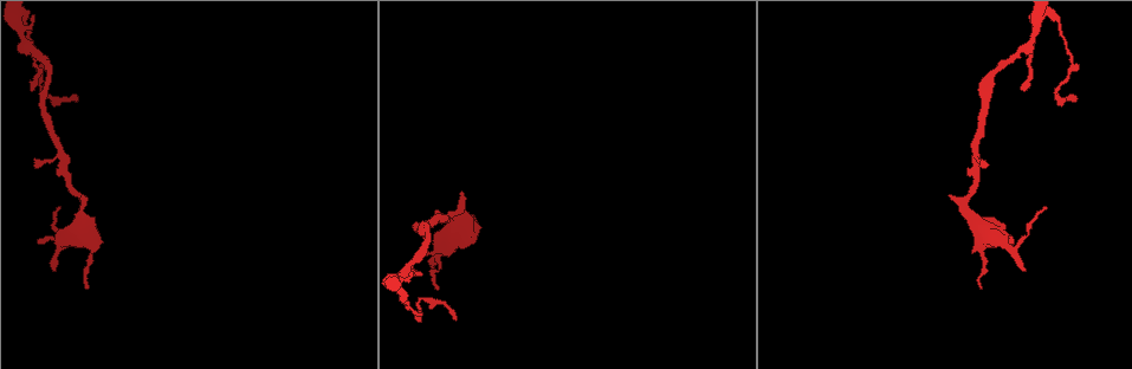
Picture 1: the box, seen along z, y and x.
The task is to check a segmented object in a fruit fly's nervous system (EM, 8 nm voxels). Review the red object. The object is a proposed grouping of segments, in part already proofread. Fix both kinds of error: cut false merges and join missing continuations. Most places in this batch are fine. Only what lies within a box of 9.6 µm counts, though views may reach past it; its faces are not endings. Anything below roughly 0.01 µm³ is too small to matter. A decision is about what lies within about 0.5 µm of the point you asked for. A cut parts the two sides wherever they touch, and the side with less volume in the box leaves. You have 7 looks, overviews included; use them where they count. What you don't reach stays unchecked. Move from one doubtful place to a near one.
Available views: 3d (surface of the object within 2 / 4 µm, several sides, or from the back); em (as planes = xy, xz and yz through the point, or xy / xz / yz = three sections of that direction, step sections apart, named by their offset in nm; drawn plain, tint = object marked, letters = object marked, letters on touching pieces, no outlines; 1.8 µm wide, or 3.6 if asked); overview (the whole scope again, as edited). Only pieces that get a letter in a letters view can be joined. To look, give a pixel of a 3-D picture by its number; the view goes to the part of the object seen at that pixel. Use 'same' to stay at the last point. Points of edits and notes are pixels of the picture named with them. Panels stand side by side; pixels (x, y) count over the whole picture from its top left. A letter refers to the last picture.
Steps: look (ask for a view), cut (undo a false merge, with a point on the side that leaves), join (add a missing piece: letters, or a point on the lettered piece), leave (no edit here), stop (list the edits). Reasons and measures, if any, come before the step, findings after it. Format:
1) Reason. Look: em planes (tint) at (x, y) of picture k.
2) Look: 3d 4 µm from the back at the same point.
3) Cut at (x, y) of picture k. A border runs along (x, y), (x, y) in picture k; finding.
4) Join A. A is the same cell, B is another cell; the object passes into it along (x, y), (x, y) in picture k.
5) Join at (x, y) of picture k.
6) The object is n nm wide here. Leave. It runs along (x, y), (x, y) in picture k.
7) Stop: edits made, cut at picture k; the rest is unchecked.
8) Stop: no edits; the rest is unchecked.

Look: 3d 2 µm at (1011, 239) of picture 1.

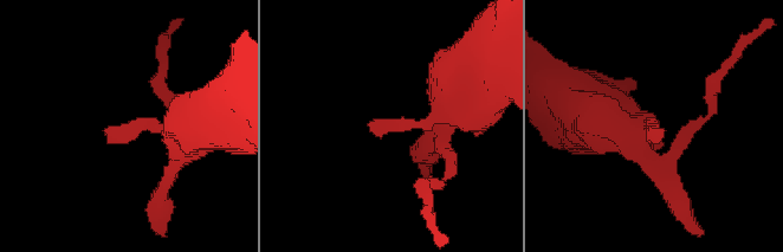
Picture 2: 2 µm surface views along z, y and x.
Need the tissue. Look: em yz step 8 (tint) at (104, 130) of picture 2.

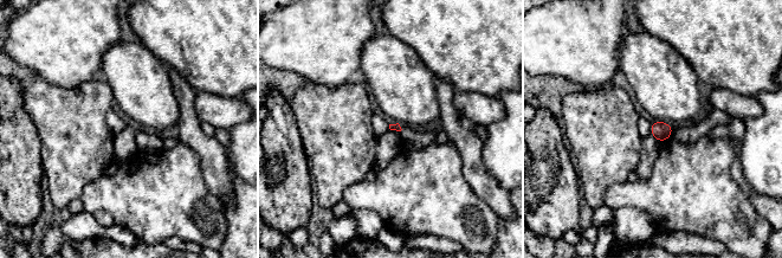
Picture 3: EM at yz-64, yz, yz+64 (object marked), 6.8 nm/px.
Cut it another way. Look: em planes (letters) at the same point.

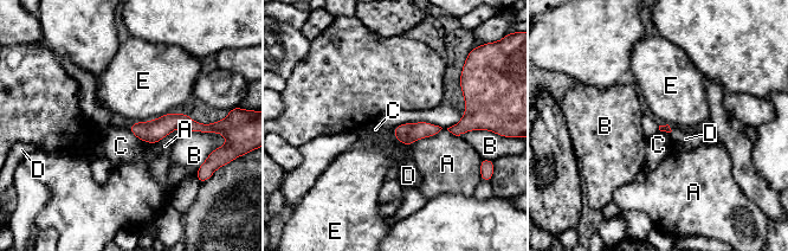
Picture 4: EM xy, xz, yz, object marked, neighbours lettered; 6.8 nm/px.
Leave. A, B, C, D and E are other cells; it runs along (201, 127), (133, 128) in picture 4; none of them fits.

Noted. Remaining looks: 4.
Free end. Look: em xy step 4 (plain) at (456, 318) of picture 1.

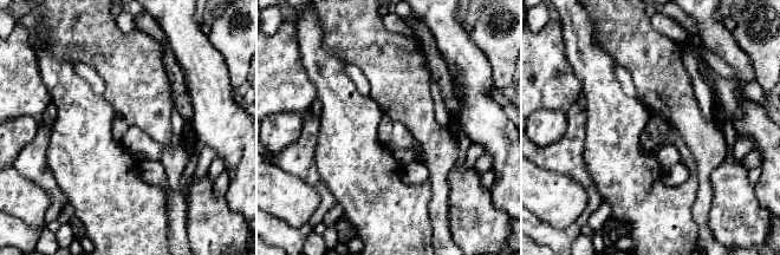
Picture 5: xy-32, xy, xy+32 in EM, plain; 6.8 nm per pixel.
Look: em xy step 4 (letters) at the same point.

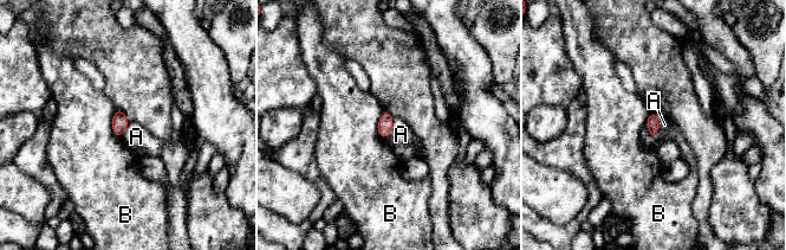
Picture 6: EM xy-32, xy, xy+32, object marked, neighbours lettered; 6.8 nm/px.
The object is 80 nm wide here. Leave. A and B are other cells; a border runs along (394, 119), (391, 132), (387, 139) in picture 6; no lettered piece goes on from it.

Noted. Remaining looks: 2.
Sharp bend. Look: em planes (tint) at (26, 16) of picture 1.

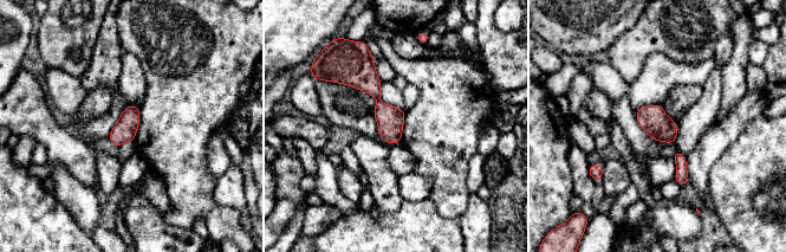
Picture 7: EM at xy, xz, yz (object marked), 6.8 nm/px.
See the neighbours. Look: em planes (letters) at the same point.

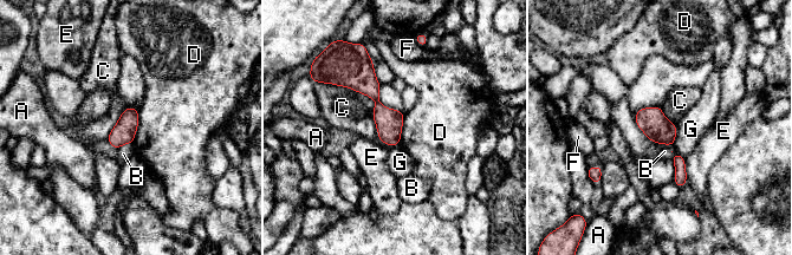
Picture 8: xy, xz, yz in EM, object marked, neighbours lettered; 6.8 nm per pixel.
Leave. A, B, C, D, E, F and G are other cells; a border runs along (138, 109), (138, 126), (131, 143) in picture 8; all the same cell.

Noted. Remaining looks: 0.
Stop: no edits; the rest is unchecked.

